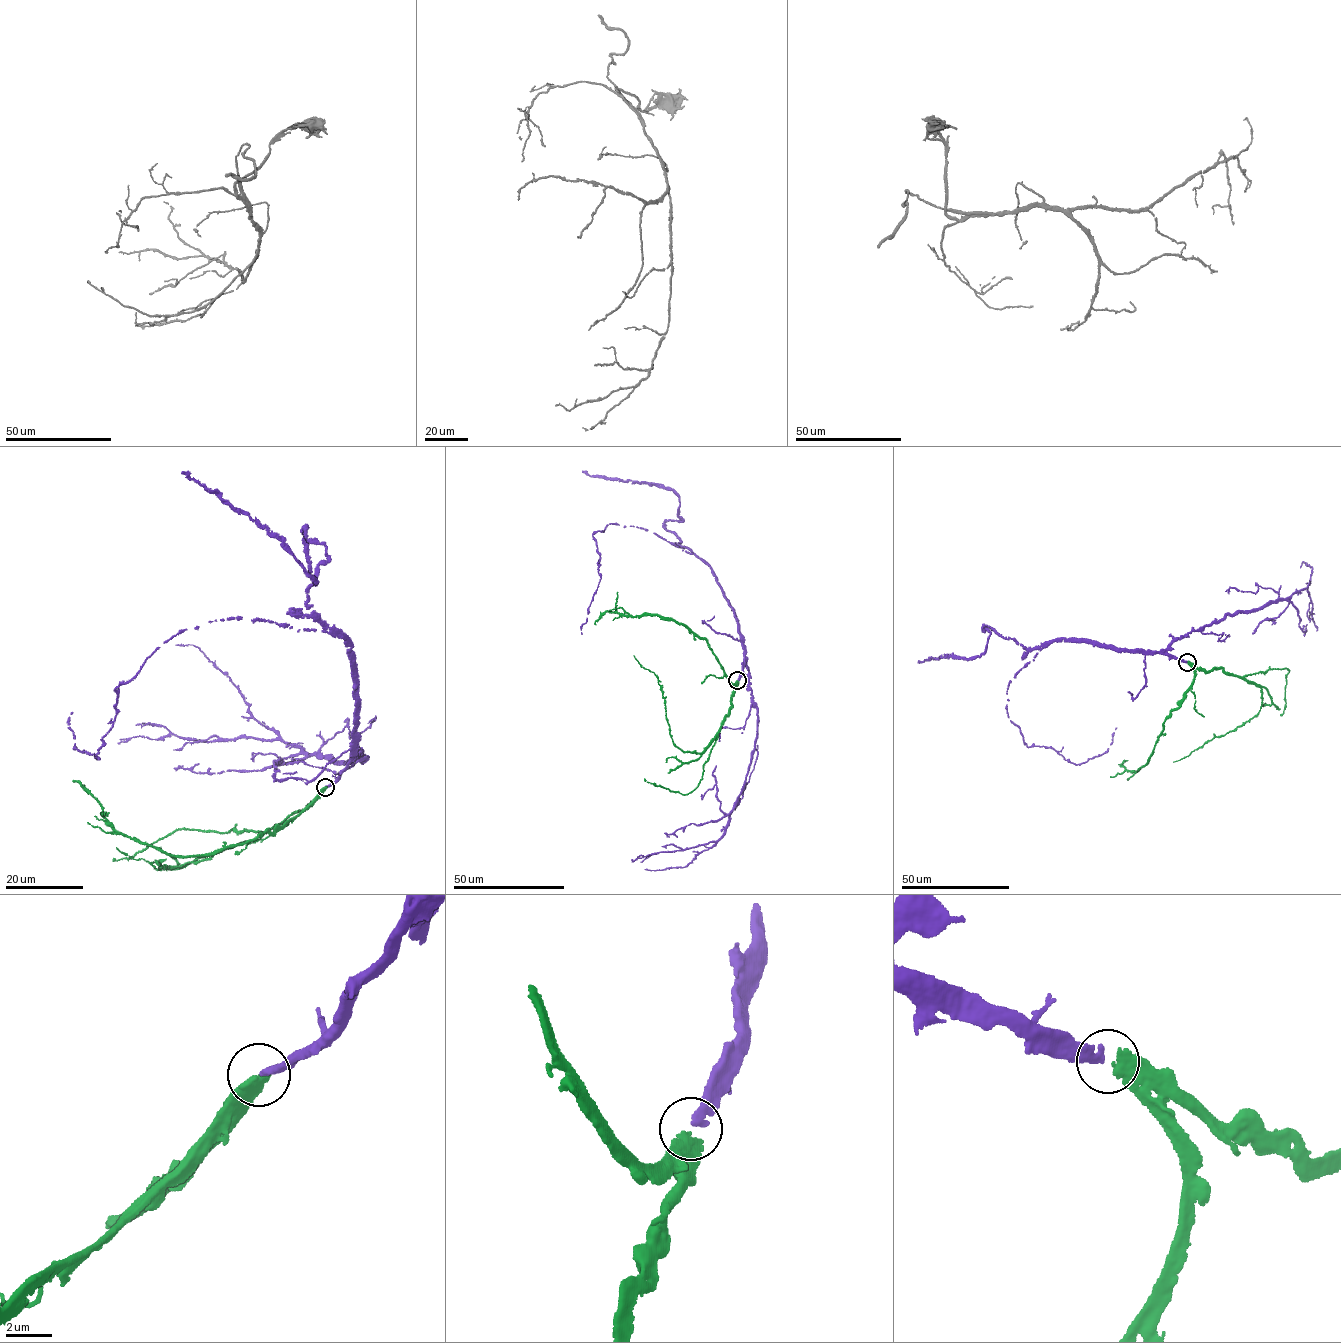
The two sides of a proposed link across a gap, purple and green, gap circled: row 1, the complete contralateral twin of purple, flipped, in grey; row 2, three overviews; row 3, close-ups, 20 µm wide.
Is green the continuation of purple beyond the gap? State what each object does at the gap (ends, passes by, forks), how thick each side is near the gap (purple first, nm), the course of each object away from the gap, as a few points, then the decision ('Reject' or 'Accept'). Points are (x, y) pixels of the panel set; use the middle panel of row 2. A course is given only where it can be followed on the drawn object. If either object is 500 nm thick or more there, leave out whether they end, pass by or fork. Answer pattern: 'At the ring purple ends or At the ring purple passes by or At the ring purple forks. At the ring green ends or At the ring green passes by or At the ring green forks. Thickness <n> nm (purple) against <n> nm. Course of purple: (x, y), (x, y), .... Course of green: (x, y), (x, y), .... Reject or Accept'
Thickness 360 nm (purple) against 500 nm. Course of purple: (737, 680), (743, 637), (714, 573), (684, 546), (639, 527), (609, 523), (593, 534), (600, 579), (582, 634). Course of green: (737, 681), (732, 706), (713, 741), (701, 753), (683, 751), (669, 733), (656, 676), (642, 667), (633, 655). Accept

